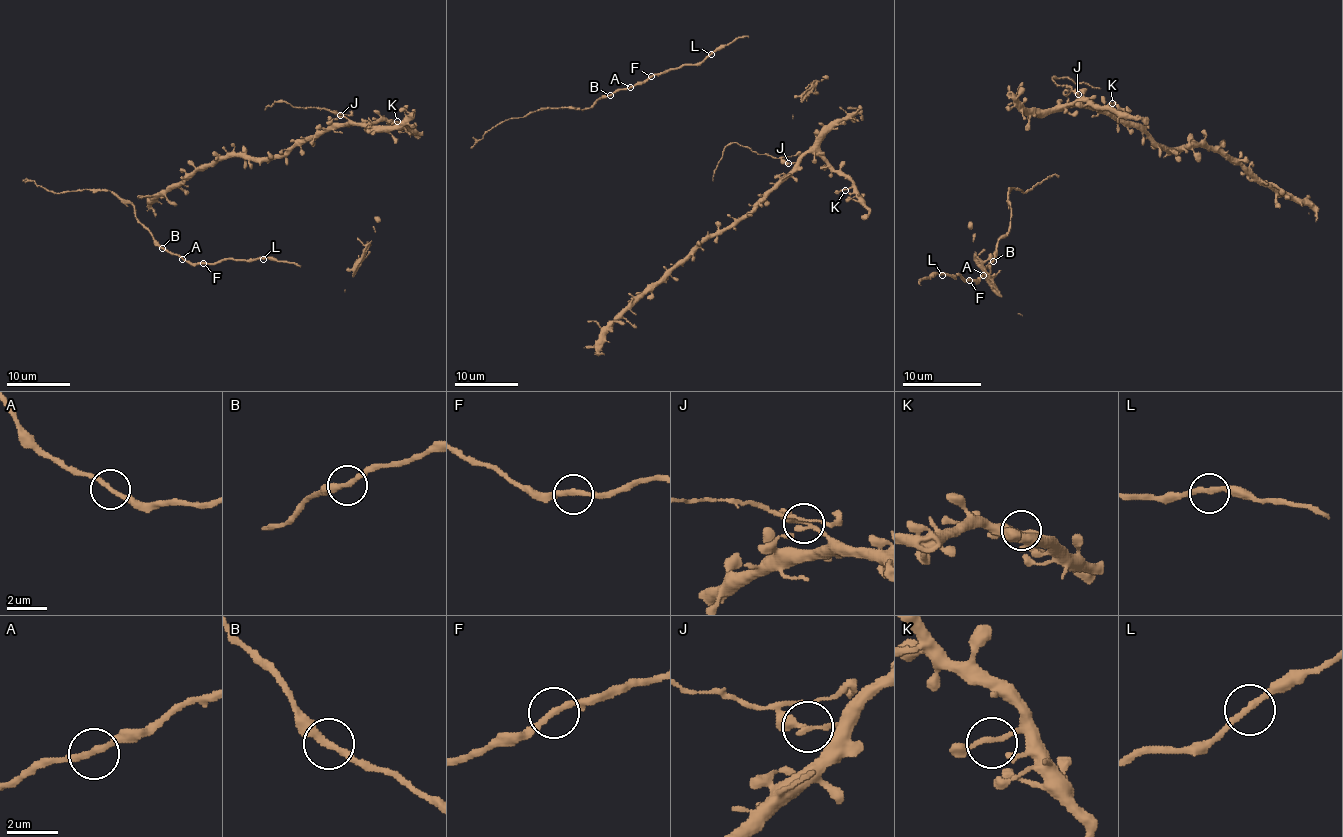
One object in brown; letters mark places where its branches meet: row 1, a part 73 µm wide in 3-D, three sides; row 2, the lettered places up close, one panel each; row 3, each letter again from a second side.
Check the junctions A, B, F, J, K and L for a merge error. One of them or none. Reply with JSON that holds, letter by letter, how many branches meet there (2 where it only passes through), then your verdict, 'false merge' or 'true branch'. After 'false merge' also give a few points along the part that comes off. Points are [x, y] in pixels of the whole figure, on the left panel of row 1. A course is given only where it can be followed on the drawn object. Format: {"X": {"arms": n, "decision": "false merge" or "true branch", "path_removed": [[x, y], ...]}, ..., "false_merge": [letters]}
{"A": {"arms": 2, "decision": "true branch"}, "B": {"arms": 2, "decision": "true branch"}, "F": {"arms": 2, "decision": "true branch"}, "J": {"arms": 2, "decision": "false merge", "path_removed": [[340, 115], [326, 109], [293, 107], [275, 101], [264, 110]]}, "K": {"arms": 2, "decision": "true branch"}, "L": {"arms": 2, "decision": "true branch"}, "false_merge": ["J"]}

